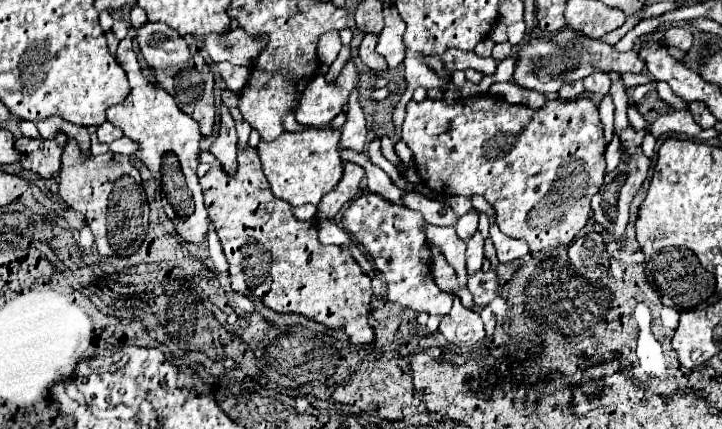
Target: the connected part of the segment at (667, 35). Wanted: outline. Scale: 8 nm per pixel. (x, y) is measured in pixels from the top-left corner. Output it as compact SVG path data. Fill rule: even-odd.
M668 29L664 31L664 43L668 47L688 51L692 47L692 33L688 29Z

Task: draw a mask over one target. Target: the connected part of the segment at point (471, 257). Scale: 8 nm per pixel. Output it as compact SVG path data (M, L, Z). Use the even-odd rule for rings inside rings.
M476 231L470 241L468 241L468 249L466 249L466 269L468 275L476 273L482 267L484 261L484 253L482 253L482 245L484 245L484 237L480 231Z

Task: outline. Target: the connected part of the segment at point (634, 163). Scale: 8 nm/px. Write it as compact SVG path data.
M620 147L620 165L604 177L604 183L600 187L600 193L596 193L592 197L594 221L600 223L604 229L608 229L616 239L622 239L624 237L624 229L628 225L628 205L630 205L634 193L644 183L644 179L648 175L648 167L650 167L650 159L642 153L640 147L632 155L624 147Z

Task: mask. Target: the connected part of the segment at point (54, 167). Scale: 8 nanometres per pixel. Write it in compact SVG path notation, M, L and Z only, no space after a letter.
M58 133L52 139L42 139L42 137L20 137L16 139L16 149L20 151L22 159L20 165L24 169L30 169L42 177L54 177L60 169L60 153L66 145L64 133Z

